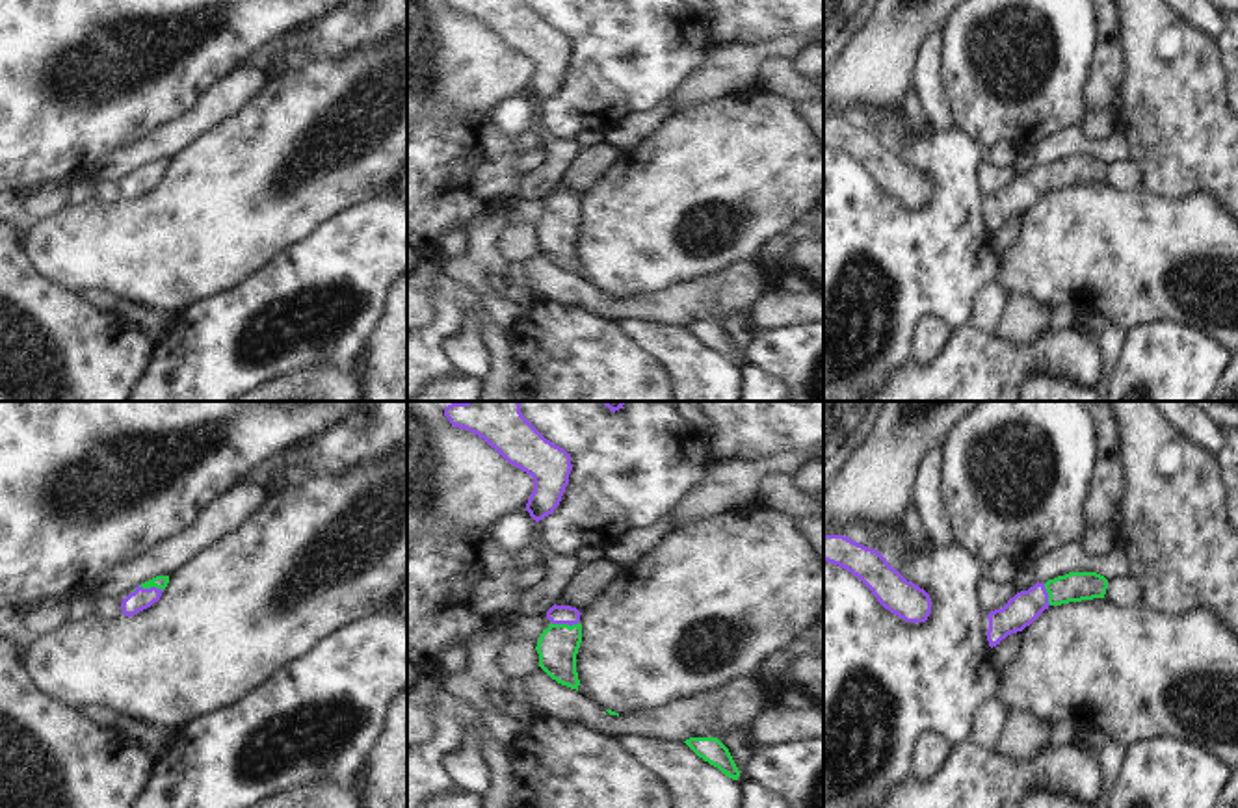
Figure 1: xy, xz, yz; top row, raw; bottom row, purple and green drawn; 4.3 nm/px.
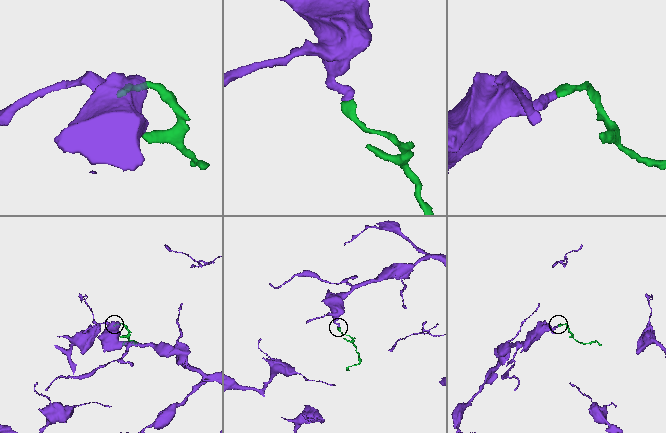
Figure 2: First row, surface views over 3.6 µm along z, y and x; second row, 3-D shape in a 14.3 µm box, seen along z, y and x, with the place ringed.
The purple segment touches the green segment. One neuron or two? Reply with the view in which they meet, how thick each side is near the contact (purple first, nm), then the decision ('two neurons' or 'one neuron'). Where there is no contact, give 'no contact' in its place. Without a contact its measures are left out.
contact in xz; calibres 80 and 180 nm; one neuron

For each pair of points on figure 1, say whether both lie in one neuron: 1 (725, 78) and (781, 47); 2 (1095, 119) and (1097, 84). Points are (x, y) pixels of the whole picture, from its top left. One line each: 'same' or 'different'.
1: same
2: different

